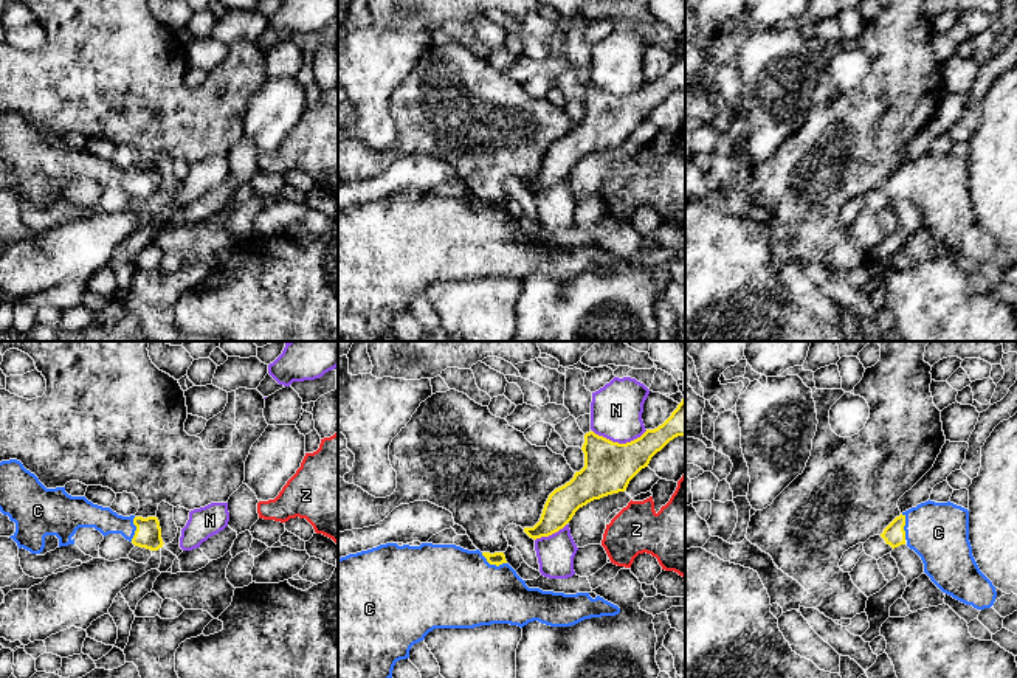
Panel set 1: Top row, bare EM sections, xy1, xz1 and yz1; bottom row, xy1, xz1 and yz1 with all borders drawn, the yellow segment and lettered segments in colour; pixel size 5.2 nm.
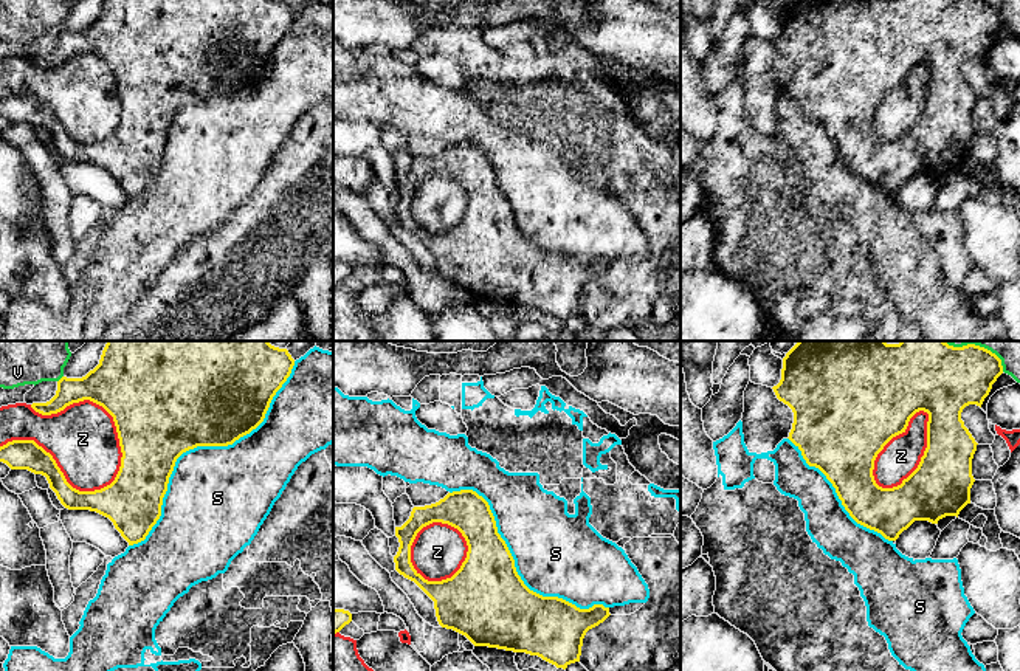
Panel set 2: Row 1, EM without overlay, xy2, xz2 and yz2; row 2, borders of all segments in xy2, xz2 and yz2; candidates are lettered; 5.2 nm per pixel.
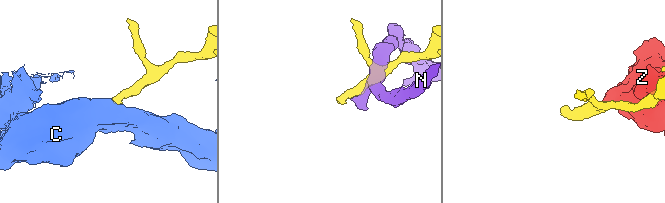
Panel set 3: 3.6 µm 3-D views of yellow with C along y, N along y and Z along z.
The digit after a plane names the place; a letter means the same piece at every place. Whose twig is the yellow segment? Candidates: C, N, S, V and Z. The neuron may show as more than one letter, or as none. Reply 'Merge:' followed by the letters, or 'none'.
Merge: C

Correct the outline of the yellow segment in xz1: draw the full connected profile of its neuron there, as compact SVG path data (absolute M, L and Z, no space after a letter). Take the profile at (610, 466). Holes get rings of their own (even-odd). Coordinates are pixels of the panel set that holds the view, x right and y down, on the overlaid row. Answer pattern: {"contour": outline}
{"contour": "M685 397L662 425L631 442L619 444L594 431L586 433L581 447L584 467L549 495L540 521L533 528L524 528L524 532L533 540L549 537L588 503L625 492L651 458L677 436L685 436Z"}

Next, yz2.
{"contour": "M798 341L783 358L781 380L774 386L780 401L794 412L789 440L801 451L809 466L818 468L836 488L842 505L860 525L896 541L915 521L938 524L946 516L956 516L970 504L972 459L977 442L964 426L961 412L969 404L981 408L992 384L1003 373L1001 360L991 350L967 344L949 346L946 341ZM924 411L927 422L927 448L918 468L893 488L876 483L873 470L877 454L896 435L905 432L910 418Z"}

